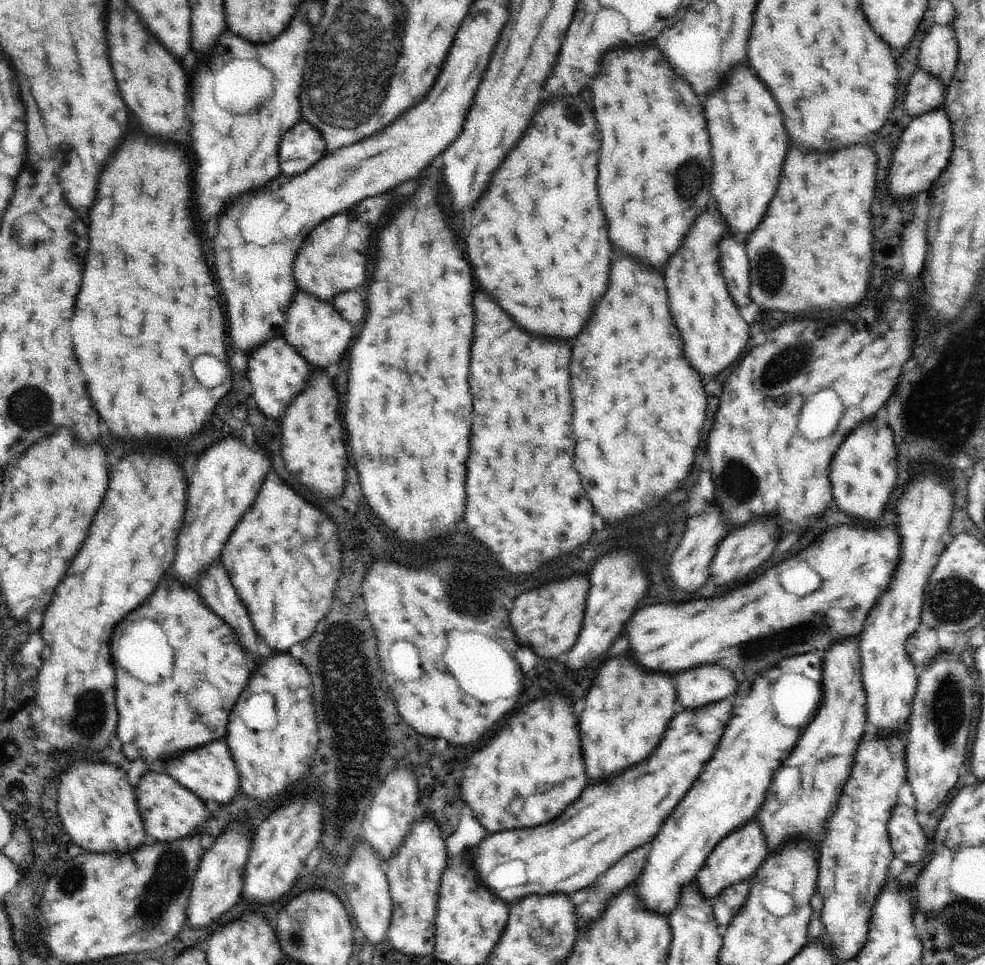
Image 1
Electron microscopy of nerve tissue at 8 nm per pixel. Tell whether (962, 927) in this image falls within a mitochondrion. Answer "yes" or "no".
yes

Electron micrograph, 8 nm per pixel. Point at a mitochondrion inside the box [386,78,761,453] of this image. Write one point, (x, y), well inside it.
(690, 177)

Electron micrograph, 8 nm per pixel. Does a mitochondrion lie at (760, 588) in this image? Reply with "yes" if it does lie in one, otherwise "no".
no

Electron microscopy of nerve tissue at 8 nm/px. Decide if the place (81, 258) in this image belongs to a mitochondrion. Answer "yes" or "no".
no

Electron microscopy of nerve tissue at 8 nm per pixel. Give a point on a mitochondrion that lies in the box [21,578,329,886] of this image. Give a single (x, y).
(87, 724)

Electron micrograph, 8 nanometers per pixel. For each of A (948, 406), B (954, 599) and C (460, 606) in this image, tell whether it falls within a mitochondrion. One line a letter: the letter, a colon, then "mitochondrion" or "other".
A: other
B: mitochondrion
C: mitochondrion

